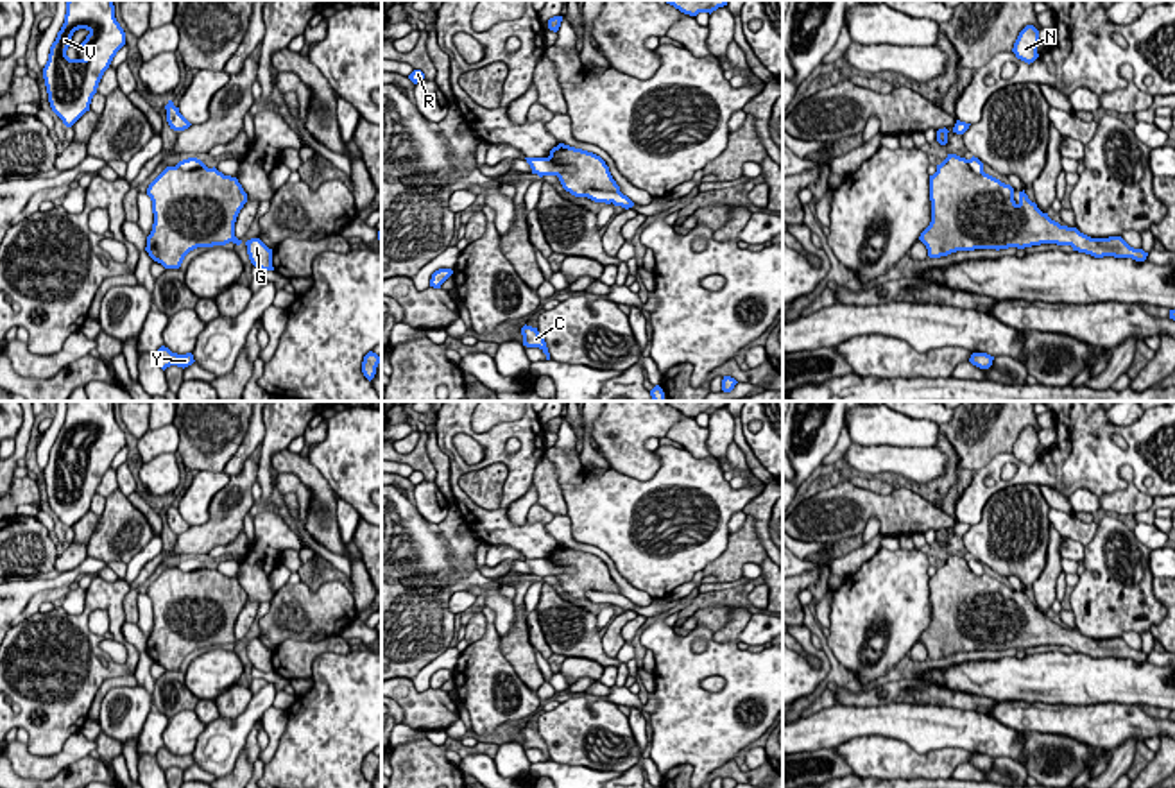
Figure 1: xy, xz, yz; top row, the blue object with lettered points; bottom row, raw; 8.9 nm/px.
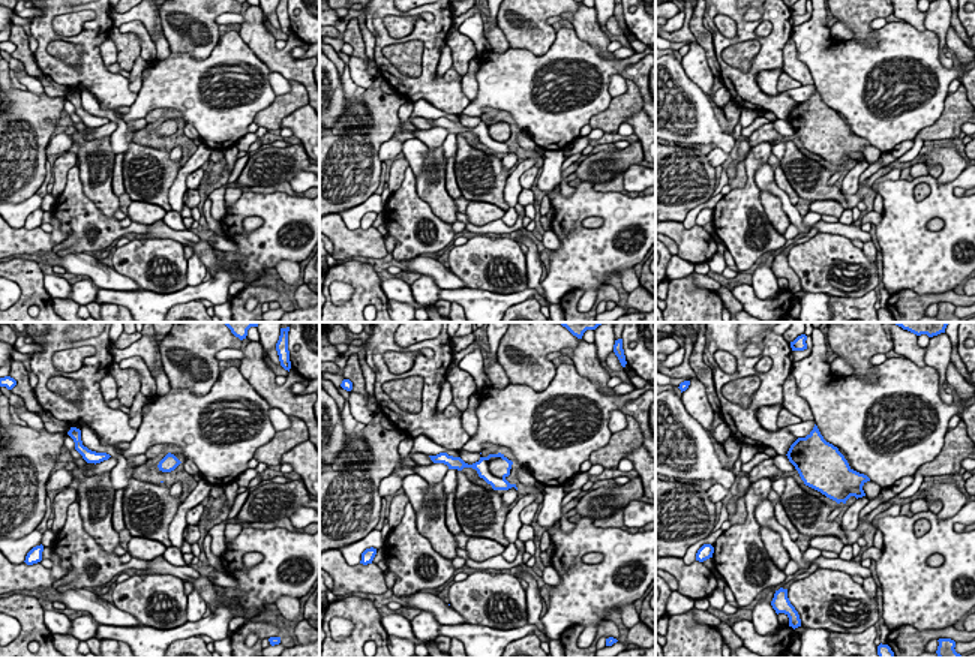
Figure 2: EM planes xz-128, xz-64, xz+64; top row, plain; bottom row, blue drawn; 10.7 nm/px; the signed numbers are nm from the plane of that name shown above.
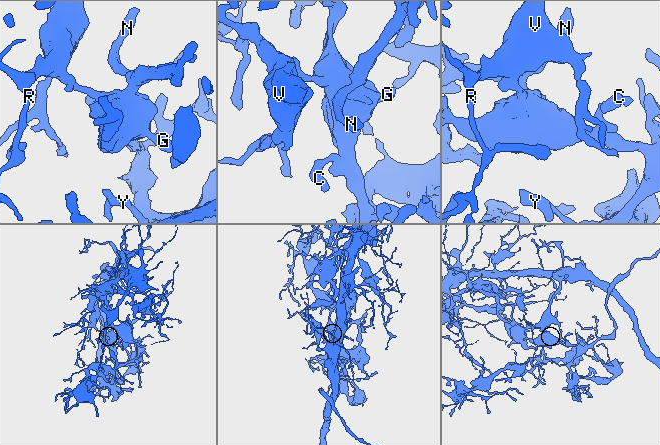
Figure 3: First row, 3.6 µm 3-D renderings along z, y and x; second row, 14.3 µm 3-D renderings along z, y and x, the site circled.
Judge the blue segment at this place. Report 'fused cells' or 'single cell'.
fused cells

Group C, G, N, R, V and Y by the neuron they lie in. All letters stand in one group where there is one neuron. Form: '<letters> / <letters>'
C G N Y / R V

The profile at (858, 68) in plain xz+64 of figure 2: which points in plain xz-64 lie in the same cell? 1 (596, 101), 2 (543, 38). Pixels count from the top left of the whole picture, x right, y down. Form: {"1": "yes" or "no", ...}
{"1": "yes", "2": "no"}

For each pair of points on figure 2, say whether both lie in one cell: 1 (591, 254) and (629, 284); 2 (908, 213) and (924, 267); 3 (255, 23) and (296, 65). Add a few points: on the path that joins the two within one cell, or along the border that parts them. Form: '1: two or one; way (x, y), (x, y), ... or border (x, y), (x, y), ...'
1: two; border (632, 267), (624, 267), (617, 275)
2: one; way (908, 227), (908, 248), (912, 254)
3: one; way (257, 36), (282, 62)

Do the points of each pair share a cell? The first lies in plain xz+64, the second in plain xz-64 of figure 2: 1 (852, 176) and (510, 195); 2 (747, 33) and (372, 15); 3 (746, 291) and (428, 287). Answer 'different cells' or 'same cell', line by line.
1: same cell
2: same cell
3: different cells

